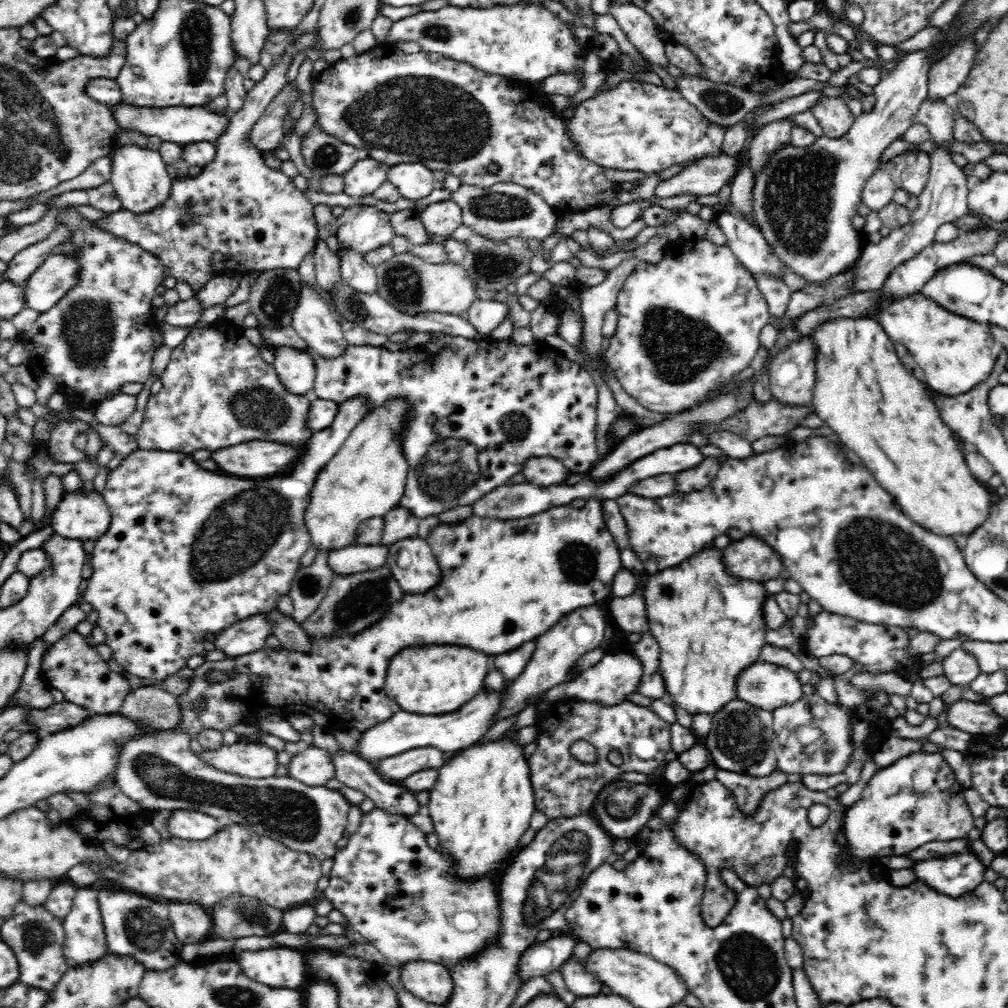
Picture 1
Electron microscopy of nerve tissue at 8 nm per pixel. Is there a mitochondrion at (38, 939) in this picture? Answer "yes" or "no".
yes

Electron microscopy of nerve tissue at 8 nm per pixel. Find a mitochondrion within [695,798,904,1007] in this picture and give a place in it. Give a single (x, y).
(749, 965)

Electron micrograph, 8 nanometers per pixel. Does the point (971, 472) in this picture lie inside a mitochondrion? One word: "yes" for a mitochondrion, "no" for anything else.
no

